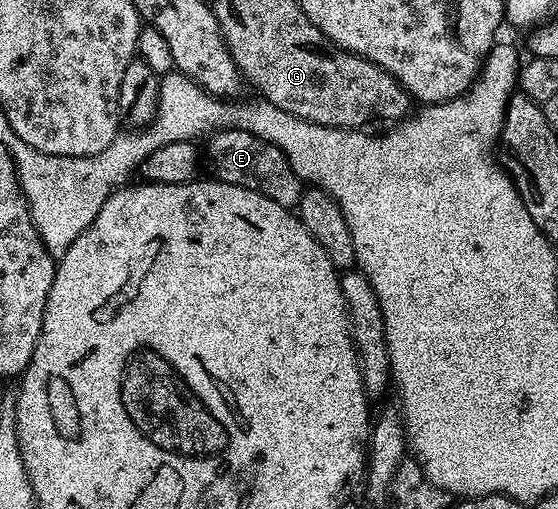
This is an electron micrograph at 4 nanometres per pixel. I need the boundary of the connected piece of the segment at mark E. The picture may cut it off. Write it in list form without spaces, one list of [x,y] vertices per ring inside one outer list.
[[[223,128],[208,137],[209,152],[207,148],[207,160],[213,163],[216,179],[234,184],[235,186],[243,186],[247,190],[255,190],[259,194],[263,194],[267,198],[271,198],[271,202],[279,202],[279,206],[290,210],[296,209],[297,204],[301,201],[303,191],[303,181],[297,177],[295,170],[291,170],[291,162],[287,162],[287,158],[283,154],[283,150],[279,150],[279,146],[271,146],[271,142],[259,139],[255,134],[244,132],[238,128]]]

